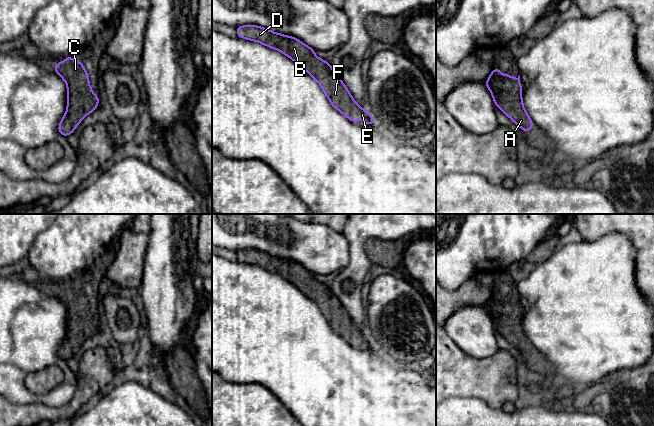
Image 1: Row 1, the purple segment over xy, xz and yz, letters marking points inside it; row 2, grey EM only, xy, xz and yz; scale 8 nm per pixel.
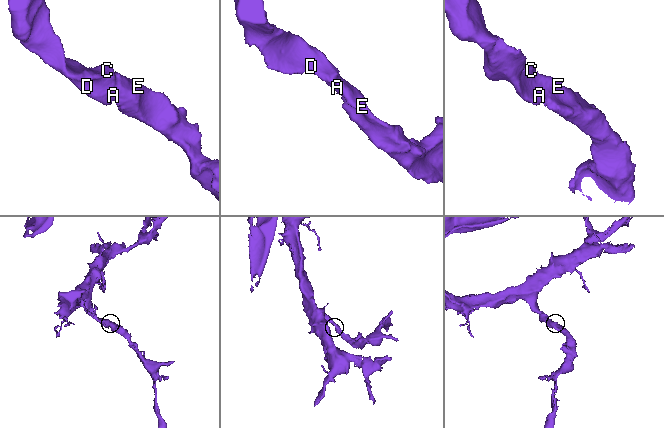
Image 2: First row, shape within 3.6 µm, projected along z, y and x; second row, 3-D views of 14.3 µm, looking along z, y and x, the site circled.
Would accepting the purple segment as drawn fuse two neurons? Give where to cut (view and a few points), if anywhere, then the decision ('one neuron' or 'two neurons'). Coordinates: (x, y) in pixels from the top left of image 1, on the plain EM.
cut none; one neuron

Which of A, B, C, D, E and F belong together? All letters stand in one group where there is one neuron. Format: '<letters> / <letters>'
A B C D E F

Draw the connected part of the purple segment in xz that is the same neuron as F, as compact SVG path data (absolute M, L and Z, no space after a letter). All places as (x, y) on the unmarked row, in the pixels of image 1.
M243 249L236 252L237 260L259 266L289 281L313 301L329 323L331 329L351 346L365 344L364 349L376 347L370 337L360 331L353 323L330 287L317 281L314 273L299 263L275 257L257 249Z

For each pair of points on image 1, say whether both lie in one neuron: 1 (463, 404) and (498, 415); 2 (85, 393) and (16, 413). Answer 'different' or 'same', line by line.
1: same
2: same

